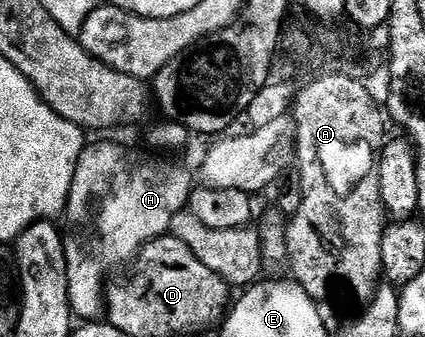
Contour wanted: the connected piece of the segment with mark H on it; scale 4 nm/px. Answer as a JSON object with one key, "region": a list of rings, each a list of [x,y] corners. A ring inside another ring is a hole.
{"region":[[[94,143],[91,147],[89,144],[82,148],[82,156],[78,159],[72,181],[70,199],[64,212],[66,280],[70,286],[70,306],[77,318],[79,315],[79,320],[94,321],[103,314],[106,271],[114,271],[126,262],[127,266],[146,244],[169,232],[170,222],[176,213],[187,210],[192,190],[189,173],[180,164],[173,163],[170,160],[173,158],[154,155],[145,155],[142,151],[133,151],[132,148],[121,147],[118,143]]]}

